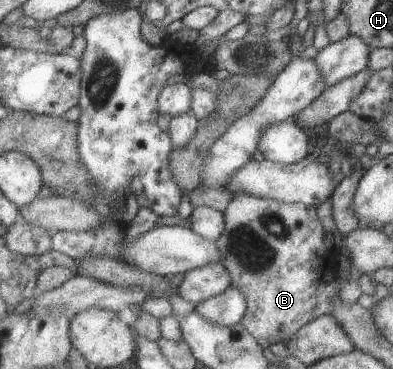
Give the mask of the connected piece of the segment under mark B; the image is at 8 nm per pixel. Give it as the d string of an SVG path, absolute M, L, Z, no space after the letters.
M238 195L230 201L224 213L226 230L217 240L223 251L222 262L231 272L231 286L246 294L248 310L241 323L258 339L260 346L264 348L278 342L286 344L309 322L333 314L340 292L340 266L326 246L326 230L320 223L318 207Z

